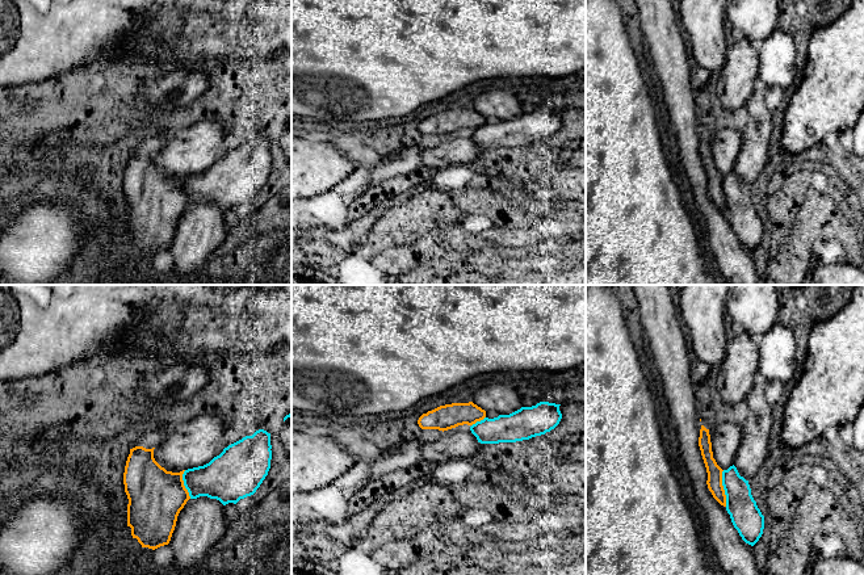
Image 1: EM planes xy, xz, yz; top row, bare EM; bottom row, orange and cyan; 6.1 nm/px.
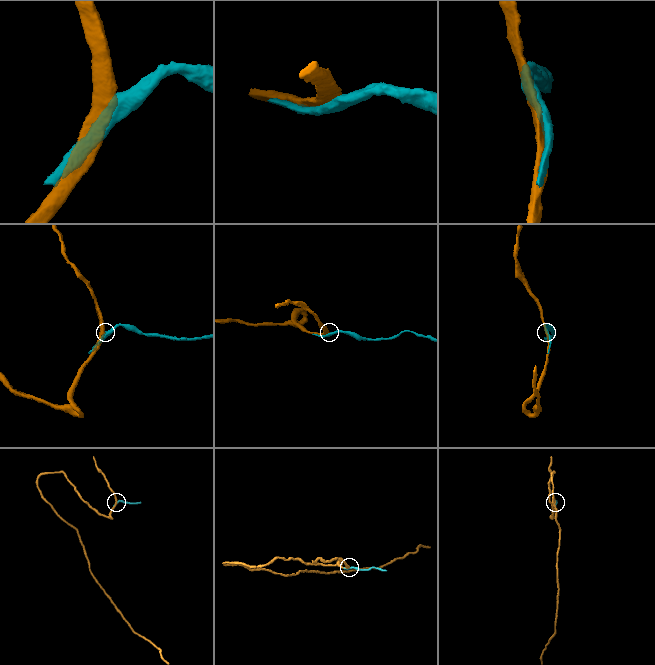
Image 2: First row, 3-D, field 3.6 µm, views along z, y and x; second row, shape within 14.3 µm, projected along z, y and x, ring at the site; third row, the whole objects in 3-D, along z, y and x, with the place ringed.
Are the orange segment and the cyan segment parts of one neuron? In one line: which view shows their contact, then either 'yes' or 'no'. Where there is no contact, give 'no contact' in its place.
yz | no

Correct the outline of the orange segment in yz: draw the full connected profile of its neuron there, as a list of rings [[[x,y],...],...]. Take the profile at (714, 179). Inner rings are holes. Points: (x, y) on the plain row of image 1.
[[[701,131],[700,135],[699,152],[708,179],[708,194],[712,198],[713,203],[721,211],[726,213],[726,201],[722,192],[724,176],[717,171],[716,165],[713,164],[709,135],[706,135],[704,131]]]

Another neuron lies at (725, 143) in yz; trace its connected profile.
[[[724,127],[709,135],[713,164],[722,176],[734,171],[734,163],[738,159],[742,135],[730,127]]]

